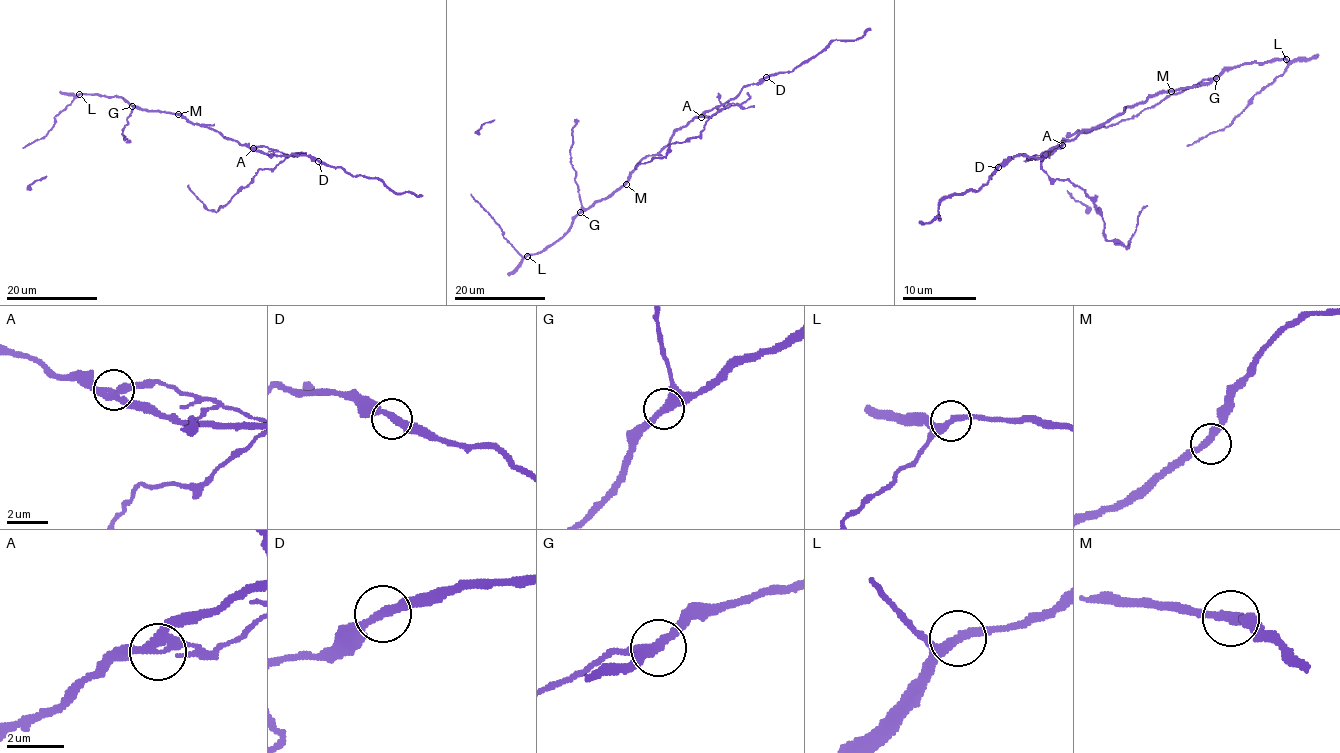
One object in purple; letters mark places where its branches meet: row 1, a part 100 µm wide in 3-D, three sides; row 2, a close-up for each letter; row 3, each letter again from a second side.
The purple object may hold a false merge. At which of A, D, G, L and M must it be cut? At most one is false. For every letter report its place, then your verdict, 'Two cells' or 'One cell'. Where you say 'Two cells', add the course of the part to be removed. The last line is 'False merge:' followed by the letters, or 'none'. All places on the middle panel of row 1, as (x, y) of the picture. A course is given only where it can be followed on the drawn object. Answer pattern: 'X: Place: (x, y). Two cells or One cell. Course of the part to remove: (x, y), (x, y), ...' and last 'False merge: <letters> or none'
A: Place: (701, 117). Two cells. Course of the part to remove: (701, 117), (735, 104), (718, 109), (699, 135), (673, 143), (665, 157), (641, 163), (636, 170)
D: Place: (766, 77). One cell
G: Place: (580, 212). One cell
L: Place: (527, 256). One cell
M: Place: (626, 184). One cell
False merge: A

